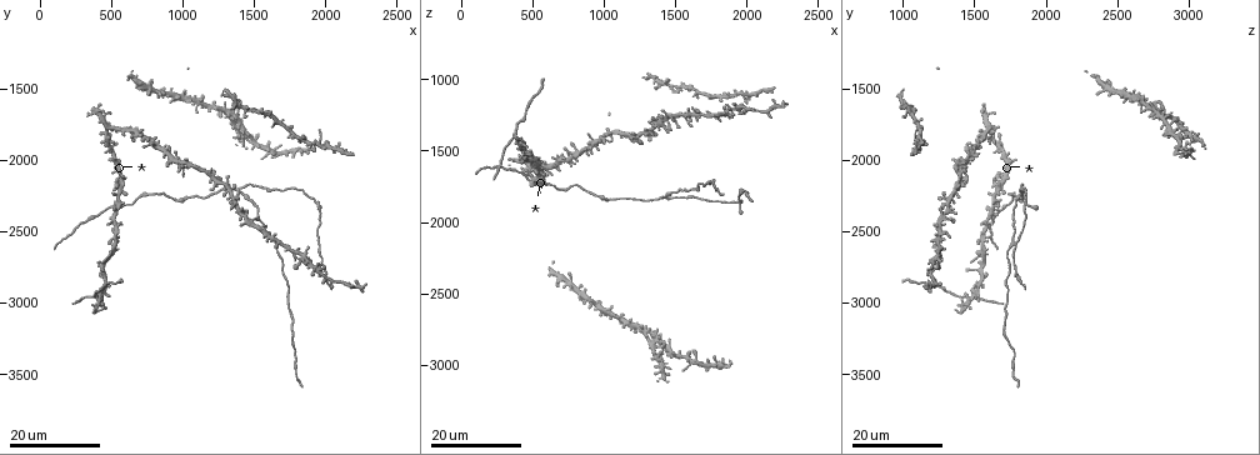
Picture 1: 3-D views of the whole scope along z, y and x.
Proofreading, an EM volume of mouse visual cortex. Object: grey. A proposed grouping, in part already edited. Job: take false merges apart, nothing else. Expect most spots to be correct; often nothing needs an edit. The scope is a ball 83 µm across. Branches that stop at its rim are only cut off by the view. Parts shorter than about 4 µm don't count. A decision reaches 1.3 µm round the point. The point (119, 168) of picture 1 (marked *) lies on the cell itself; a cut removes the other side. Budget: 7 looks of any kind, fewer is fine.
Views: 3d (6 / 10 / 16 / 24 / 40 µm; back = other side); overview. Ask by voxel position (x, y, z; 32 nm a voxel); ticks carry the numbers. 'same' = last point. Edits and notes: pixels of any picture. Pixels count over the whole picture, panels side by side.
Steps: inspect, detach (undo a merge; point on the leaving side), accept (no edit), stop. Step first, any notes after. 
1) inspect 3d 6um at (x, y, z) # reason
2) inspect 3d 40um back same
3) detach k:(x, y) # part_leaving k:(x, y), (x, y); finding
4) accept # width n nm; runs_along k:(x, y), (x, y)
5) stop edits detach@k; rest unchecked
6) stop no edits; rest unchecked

inspect 3d 16um at (1400, 2200, 1840) # two arms in line, one across

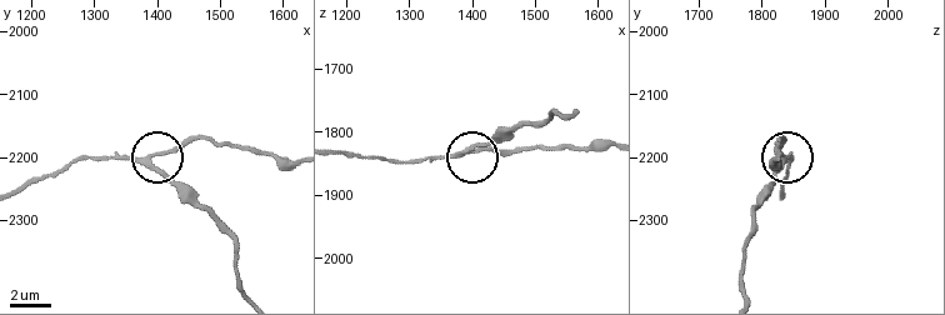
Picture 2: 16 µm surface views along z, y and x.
inspect 3d 6um at (1385, 2200, 1830)

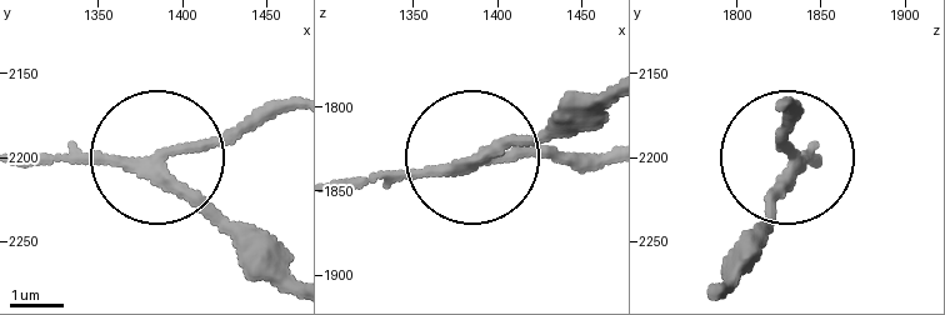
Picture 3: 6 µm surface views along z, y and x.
inspect 3d 6um back at (1390, 2202, 1834)

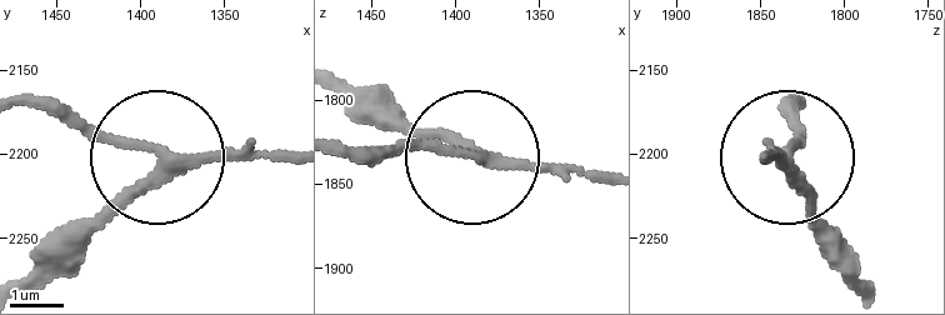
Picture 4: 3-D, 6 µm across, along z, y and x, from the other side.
accept # side_arm 44 um; arms 3; all the same cell

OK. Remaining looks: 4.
inspect 3d 16um at (560, 2320, 1640) # four or more arms meet

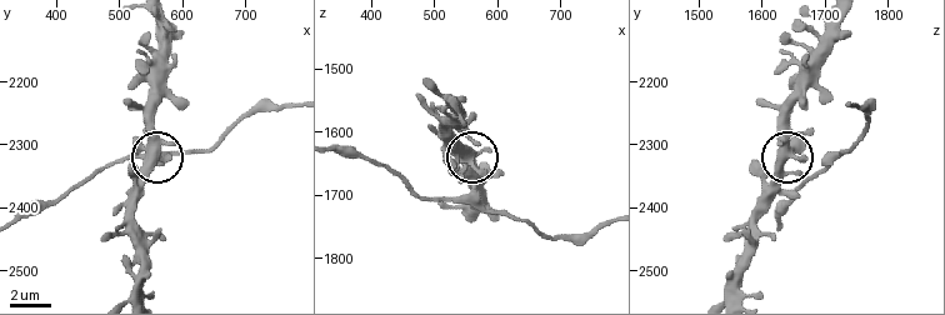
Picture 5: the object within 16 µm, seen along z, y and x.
inspect 3d 10um at (555, 2315, 1640) # closer look

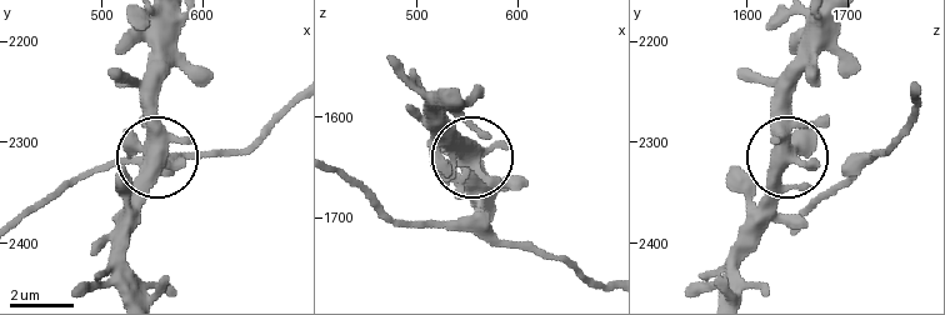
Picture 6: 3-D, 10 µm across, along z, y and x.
accept # one cell here

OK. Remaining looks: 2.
stop no edits; rest unchecked

